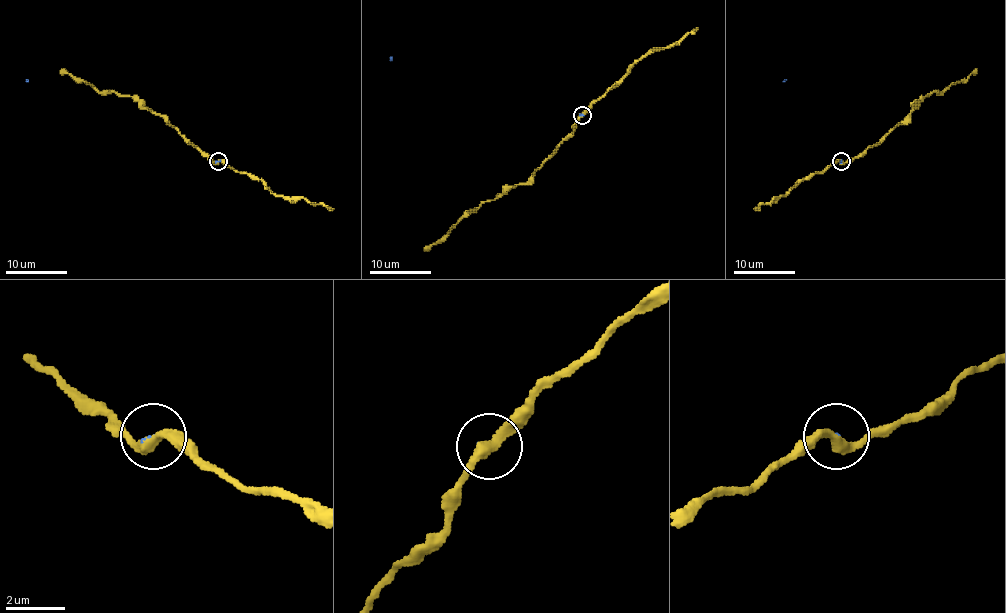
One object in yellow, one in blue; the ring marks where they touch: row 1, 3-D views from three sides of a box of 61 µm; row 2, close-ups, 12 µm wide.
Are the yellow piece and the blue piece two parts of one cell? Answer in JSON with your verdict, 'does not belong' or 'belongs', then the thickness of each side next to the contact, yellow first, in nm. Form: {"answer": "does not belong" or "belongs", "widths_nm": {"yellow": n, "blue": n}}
{"answer": "does not belong", "widths_nm": {"yellow": 360, "blue": 90}}

